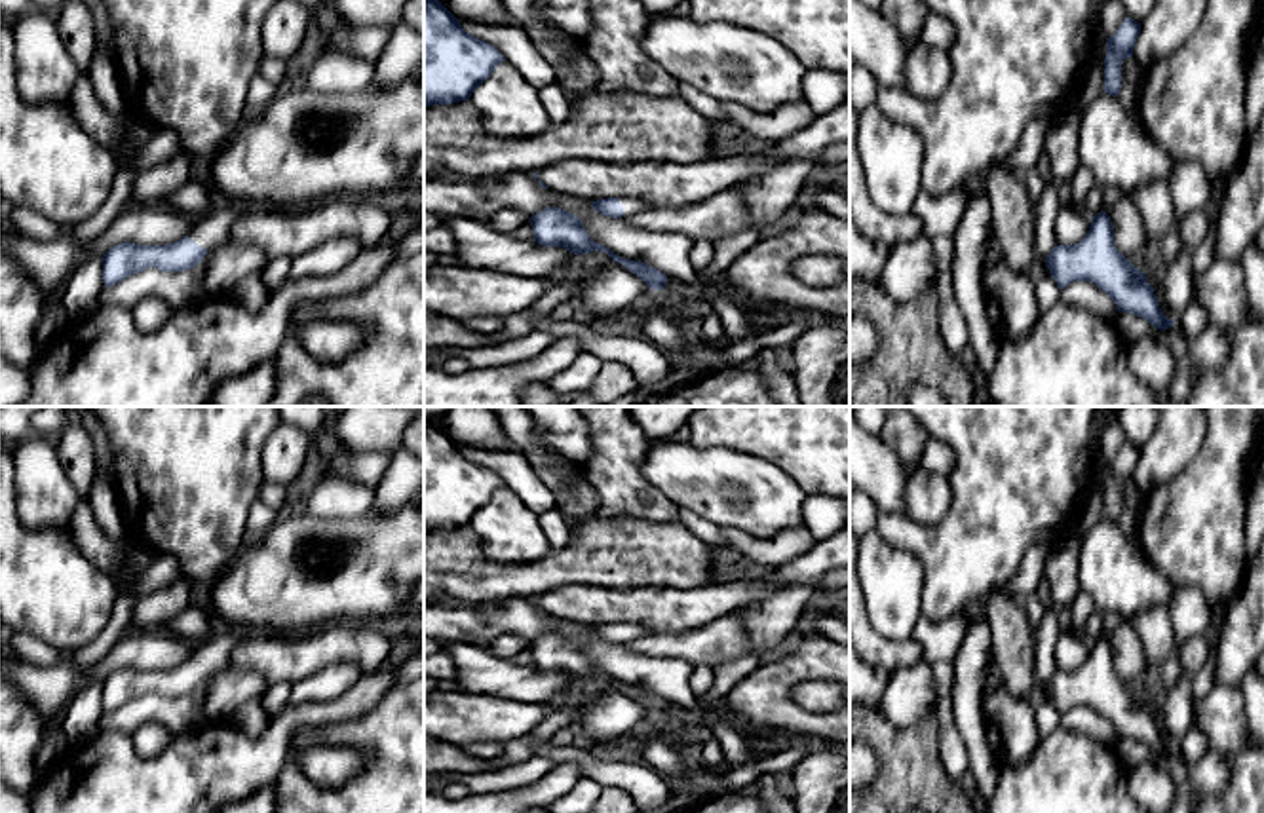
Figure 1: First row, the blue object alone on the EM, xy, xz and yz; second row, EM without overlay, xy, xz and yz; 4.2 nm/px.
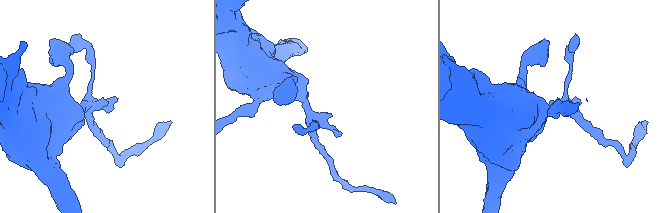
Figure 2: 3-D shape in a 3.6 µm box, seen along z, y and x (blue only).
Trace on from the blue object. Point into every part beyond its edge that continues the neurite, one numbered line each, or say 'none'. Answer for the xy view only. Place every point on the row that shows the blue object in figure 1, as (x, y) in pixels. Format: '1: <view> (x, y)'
1: xy (213, 226)

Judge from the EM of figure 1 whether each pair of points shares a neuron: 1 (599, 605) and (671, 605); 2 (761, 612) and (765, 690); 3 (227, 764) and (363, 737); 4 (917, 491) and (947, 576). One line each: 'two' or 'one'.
1: one
2: two
3: two
4: two

